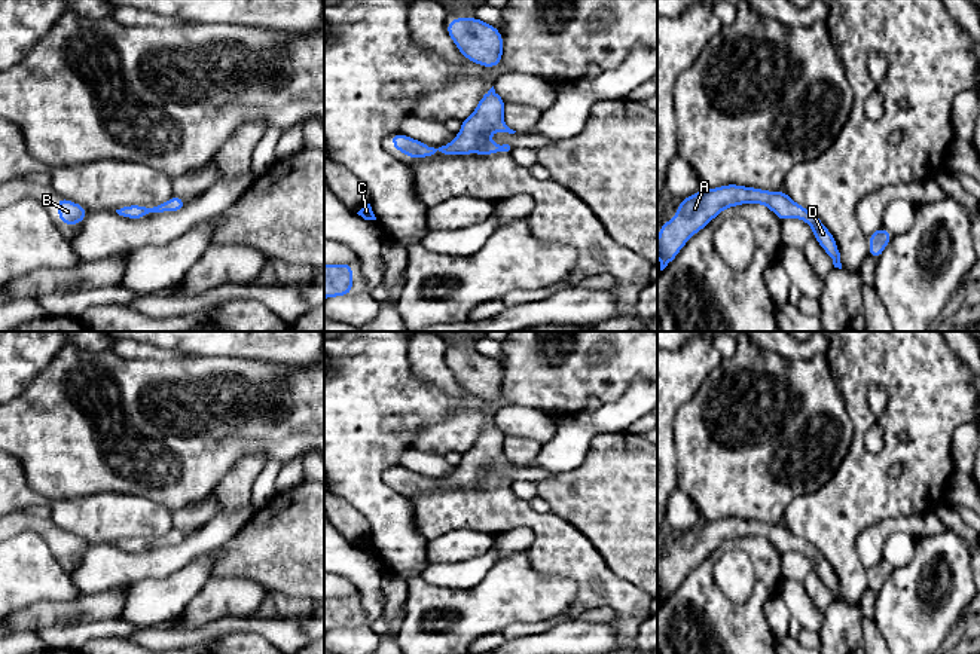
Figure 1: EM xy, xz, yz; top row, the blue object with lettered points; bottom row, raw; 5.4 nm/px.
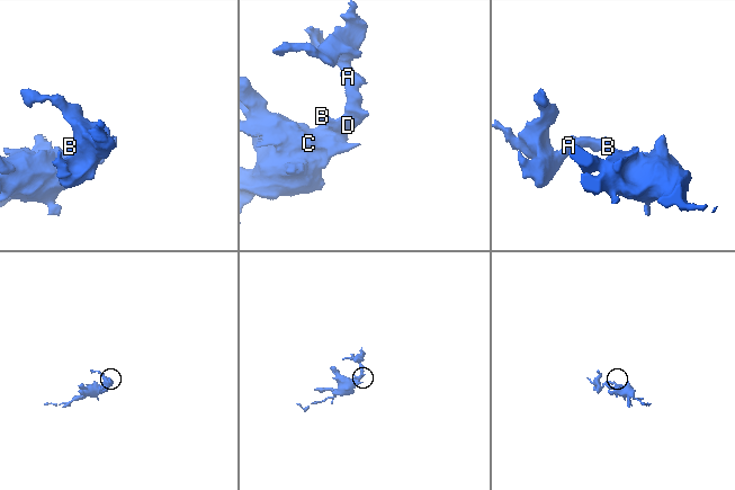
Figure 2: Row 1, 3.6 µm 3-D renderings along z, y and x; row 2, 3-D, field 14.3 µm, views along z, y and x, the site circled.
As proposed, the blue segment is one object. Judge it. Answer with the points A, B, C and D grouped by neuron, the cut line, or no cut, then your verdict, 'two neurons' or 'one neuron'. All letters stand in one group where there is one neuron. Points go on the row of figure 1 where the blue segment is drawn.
A B C D | no cut | one neuron

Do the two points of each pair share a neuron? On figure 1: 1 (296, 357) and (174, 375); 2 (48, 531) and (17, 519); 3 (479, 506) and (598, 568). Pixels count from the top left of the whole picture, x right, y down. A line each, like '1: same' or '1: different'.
1: same
2: same
3: same

